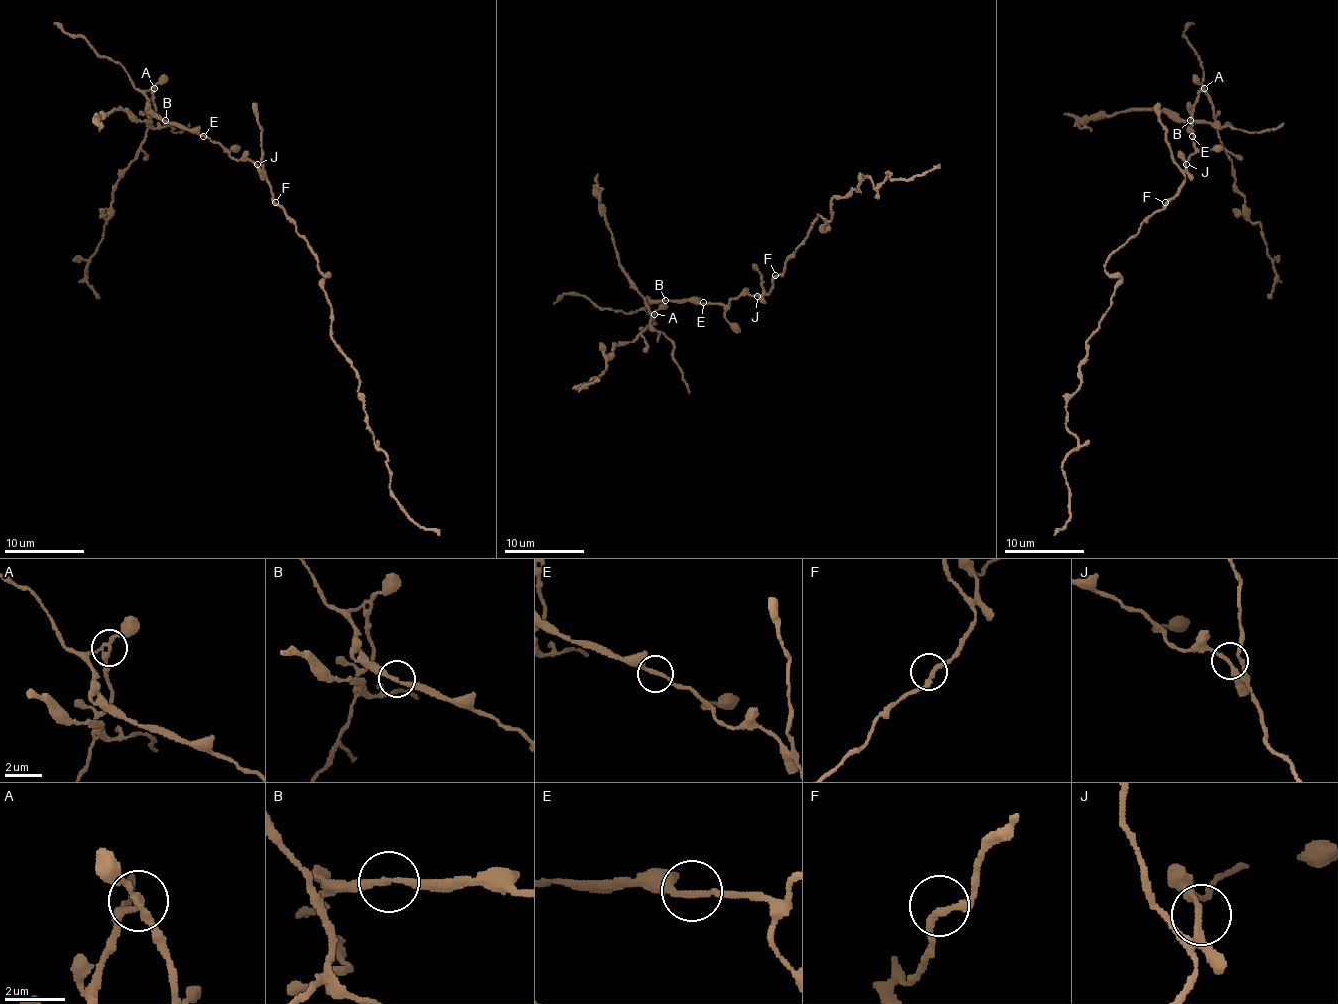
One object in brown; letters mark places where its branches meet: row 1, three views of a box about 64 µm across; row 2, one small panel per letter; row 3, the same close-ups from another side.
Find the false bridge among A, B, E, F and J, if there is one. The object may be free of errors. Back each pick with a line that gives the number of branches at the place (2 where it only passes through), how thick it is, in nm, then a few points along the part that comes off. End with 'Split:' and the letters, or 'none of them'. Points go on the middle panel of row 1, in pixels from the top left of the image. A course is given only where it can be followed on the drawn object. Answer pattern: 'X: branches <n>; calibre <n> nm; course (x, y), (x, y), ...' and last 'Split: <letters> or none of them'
A: branches 3; calibre 200 nm; course (654, 314), (656, 322), (632, 342), (614, 348), (604, 372), (586, 386), (600, 380)
Split: A

